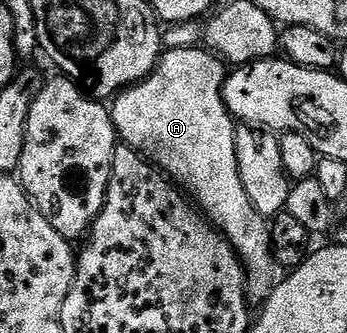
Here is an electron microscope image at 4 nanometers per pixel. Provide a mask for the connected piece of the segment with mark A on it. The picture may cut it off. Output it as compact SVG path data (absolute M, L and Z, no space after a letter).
M204 47L170 49L170 53L169 50L162 52L152 73L148 73L136 85L121 90L112 98L111 112L117 136L146 161L156 165L170 181L180 186L192 198L196 208L204 214L209 224L237 252L241 266L245 269L248 296L254 302L264 302L275 284L270 222L263 215L259 215L255 207L251 207L251 199L247 199L247 191L243 191L243 179L239 175L235 151L235 118L230 115L221 94L227 76L226 62Z

